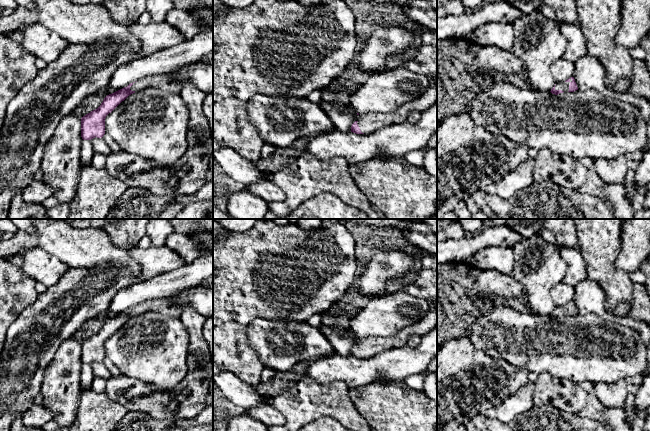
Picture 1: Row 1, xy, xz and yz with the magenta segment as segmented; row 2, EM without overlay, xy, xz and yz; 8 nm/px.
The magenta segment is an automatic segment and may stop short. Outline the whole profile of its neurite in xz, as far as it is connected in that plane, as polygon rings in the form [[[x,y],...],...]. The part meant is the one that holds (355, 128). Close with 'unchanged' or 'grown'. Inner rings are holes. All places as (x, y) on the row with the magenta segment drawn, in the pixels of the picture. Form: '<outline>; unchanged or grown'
[[[430,79],[427,90],[417,99],[405,103],[399,109],[387,114],[364,113],[351,126],[351,132],[369,134],[387,125],[396,125],[407,121],[413,112],[422,113],[437,101],[437,81]]]; grown

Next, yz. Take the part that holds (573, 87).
[[[571,77],[563,83],[556,83],[550,92],[558,95],[563,92],[574,92],[576,90],[578,90],[577,84],[574,77]]]; grown

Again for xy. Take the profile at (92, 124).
[[[169,74],[147,76],[107,95],[97,109],[81,118],[82,139],[91,140],[95,137],[102,138],[105,134],[106,116],[129,95],[146,88],[155,88],[165,92],[180,94],[182,84],[172,79]]]; grown

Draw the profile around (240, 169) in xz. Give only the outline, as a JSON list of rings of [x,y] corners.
[[[214,139],[213,158],[227,175],[245,186],[268,179],[256,168],[255,162],[242,157],[232,148],[218,144]]]

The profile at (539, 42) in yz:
[[[536,10],[516,19],[513,22],[513,27],[515,41],[512,52],[522,60],[530,85],[534,90],[541,92],[551,91],[556,84],[551,74],[551,65],[557,59],[563,57],[567,46],[567,40],[561,31],[561,24],[545,17],[540,11]]]

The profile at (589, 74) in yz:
[[[584,55],[574,63],[574,79],[578,90],[595,90],[599,93],[612,97],[614,92],[605,83],[605,71],[602,63],[591,55]]]

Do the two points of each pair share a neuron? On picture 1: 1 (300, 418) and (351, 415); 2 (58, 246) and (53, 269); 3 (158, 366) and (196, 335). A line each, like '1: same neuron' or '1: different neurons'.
1: same neuron
2: different neurons
3: different neurons

